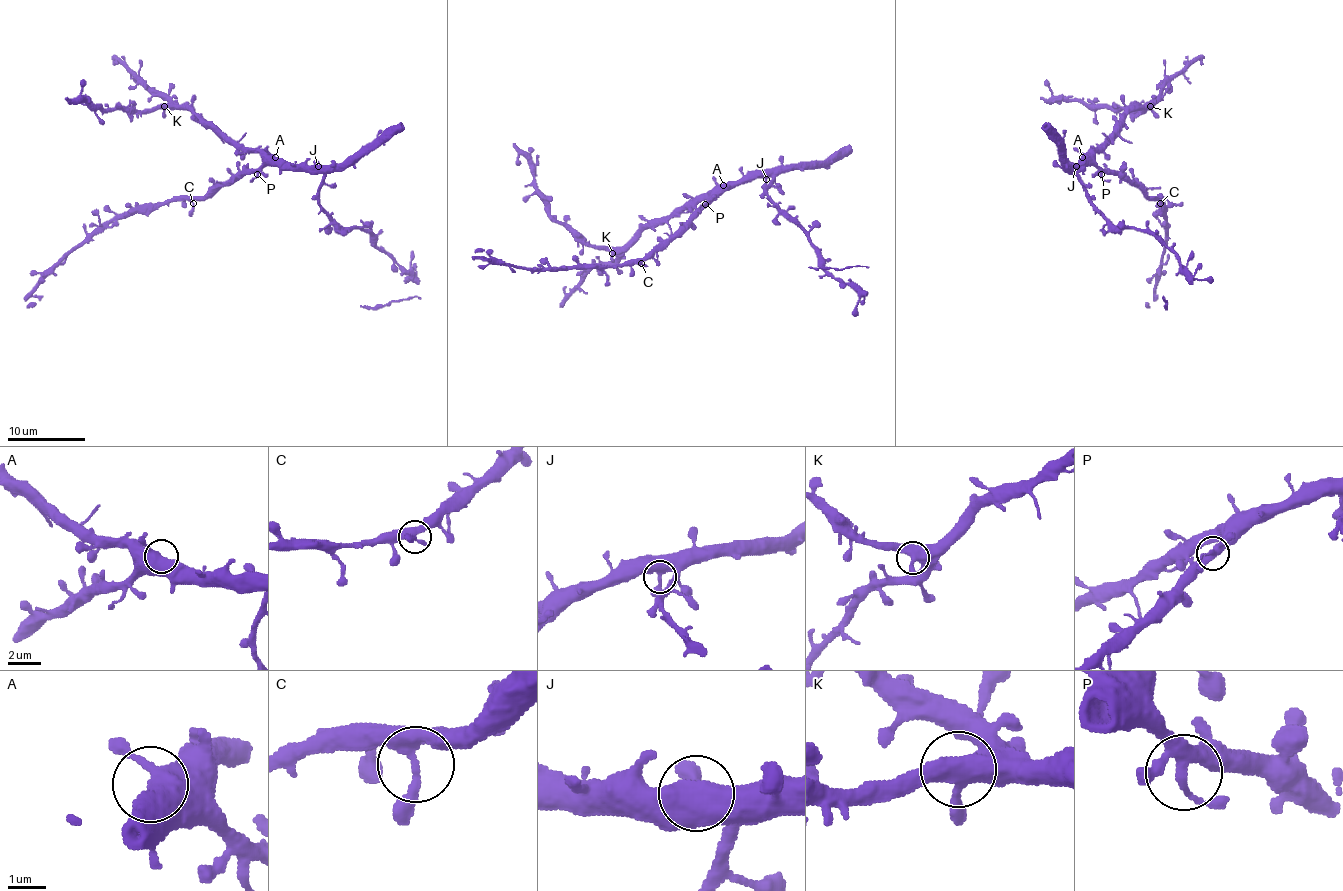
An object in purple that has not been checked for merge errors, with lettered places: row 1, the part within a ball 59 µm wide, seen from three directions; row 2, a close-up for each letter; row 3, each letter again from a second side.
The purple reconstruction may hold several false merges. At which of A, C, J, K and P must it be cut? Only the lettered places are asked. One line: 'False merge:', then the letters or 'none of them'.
False merge: none of them

